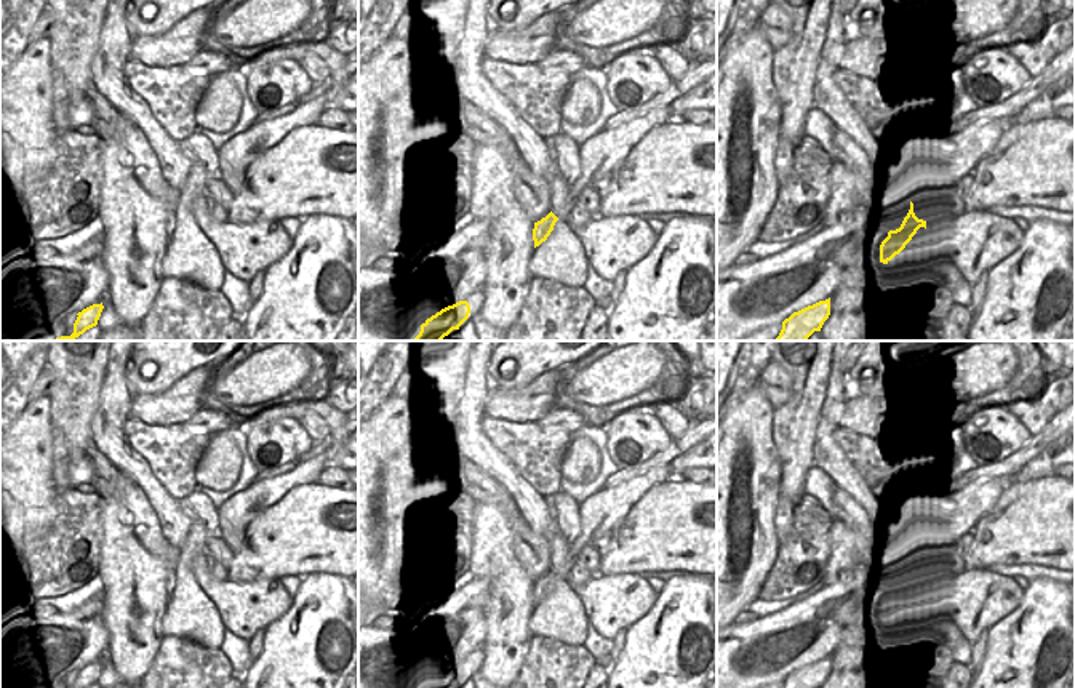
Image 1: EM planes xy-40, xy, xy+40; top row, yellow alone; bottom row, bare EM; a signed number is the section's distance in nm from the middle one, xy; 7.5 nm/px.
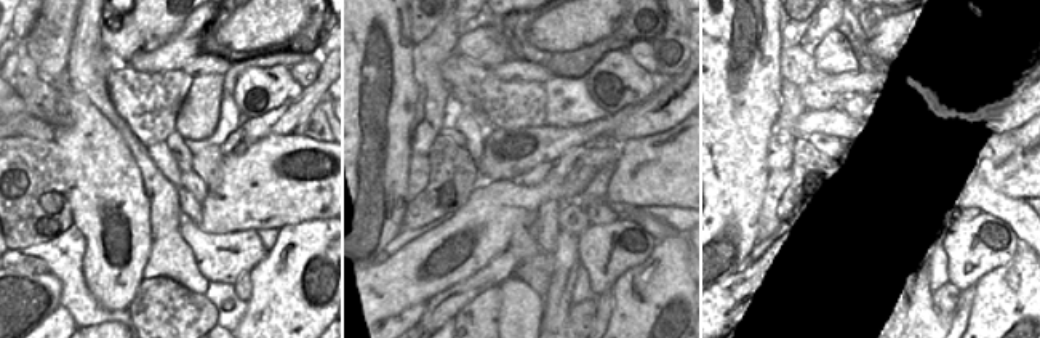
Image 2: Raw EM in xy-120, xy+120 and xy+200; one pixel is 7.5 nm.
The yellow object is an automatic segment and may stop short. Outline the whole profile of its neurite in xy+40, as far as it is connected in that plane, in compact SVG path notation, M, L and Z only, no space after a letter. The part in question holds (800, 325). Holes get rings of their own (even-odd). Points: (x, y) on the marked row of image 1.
M830 298L793 312L782 322L782 330L774 341L806 341L814 331L821 331L830 315Z

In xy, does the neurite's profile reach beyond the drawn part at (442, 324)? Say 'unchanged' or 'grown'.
unchanged

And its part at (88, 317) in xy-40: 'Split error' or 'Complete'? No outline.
Complete

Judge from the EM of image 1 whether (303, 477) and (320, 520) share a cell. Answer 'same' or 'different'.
different

